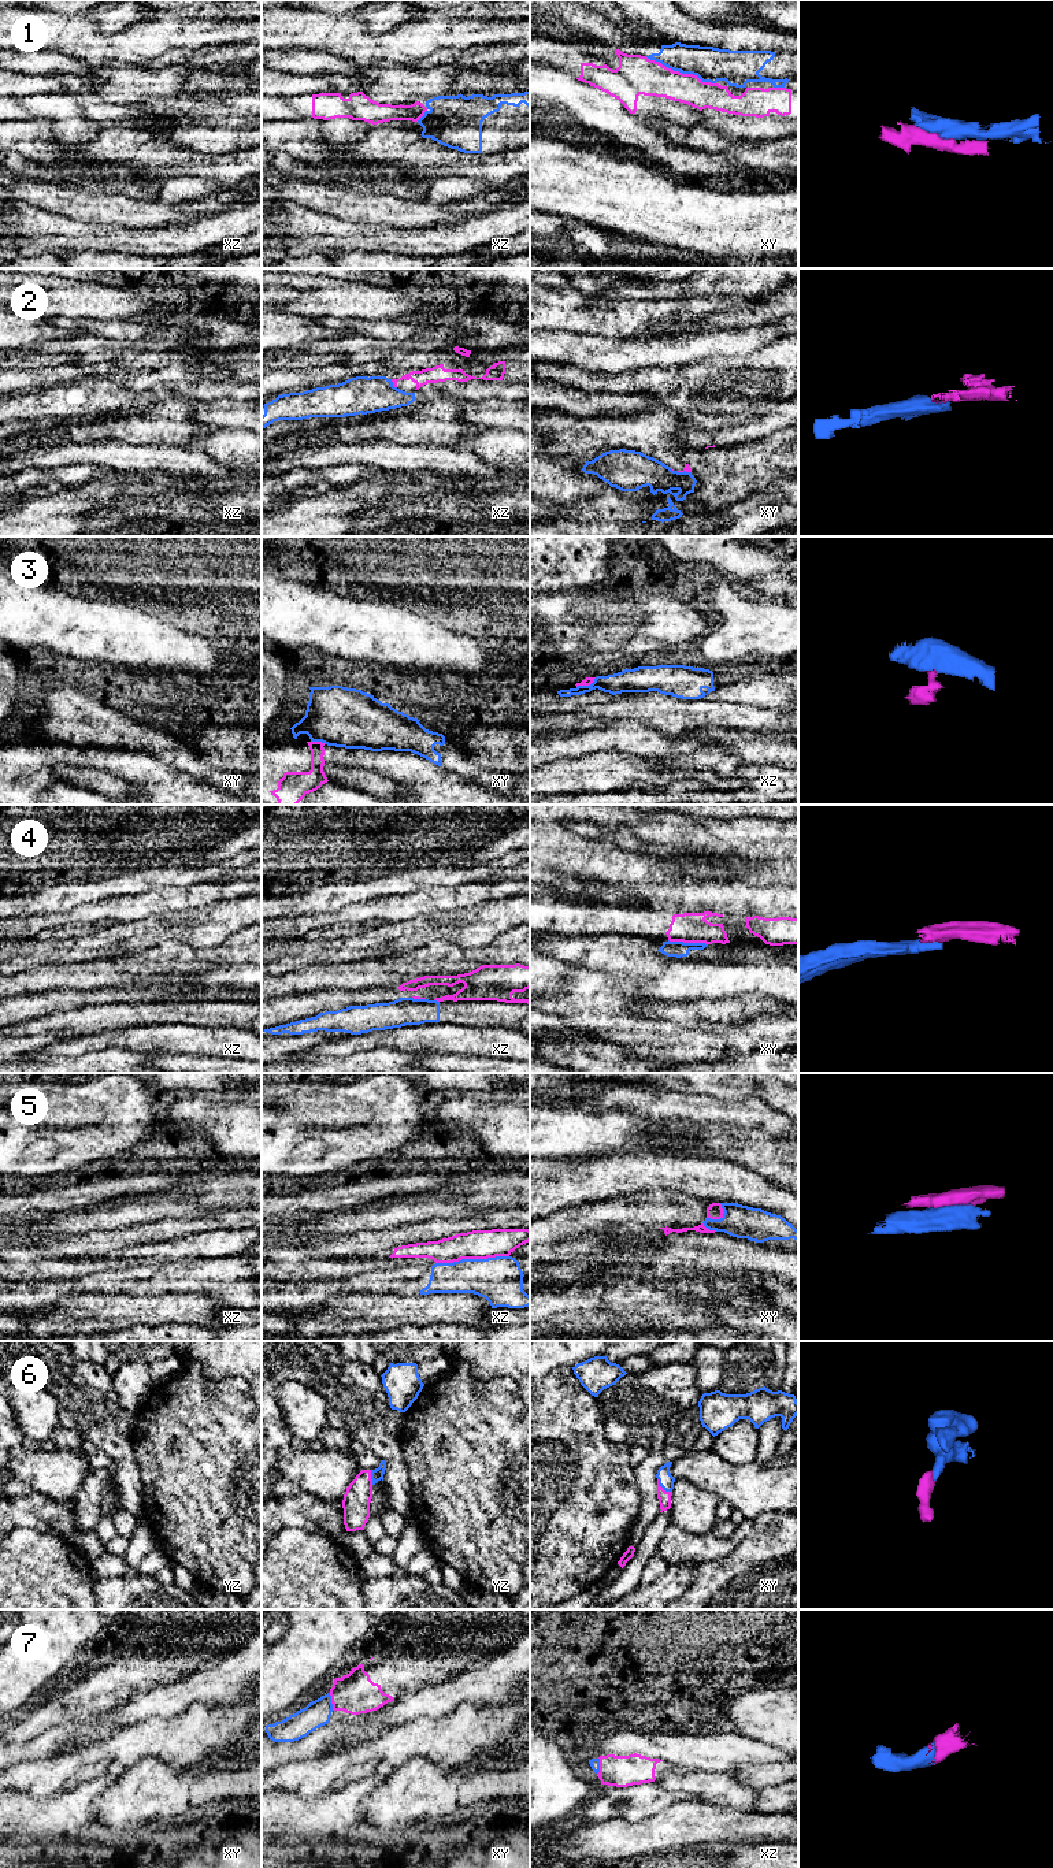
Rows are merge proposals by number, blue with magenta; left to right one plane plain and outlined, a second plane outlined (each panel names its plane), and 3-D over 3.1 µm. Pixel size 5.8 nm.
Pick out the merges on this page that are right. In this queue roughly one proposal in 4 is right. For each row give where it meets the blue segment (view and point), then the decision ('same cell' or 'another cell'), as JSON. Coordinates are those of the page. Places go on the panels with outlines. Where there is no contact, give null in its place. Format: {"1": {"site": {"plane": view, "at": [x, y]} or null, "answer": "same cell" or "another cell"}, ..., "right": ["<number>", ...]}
{"1": {"site": {"plane": "xy", "at": [681, 71]}, "answer": "another cell"}, "2": {"site": {"plane": "xz", "at": [392, 383]}, "answer": "another cell"}, "3": {"site": {"plane": "xy", "at": [318, 741]}, "answer": "another cell"}, "4": {"site": {"plane": "xy", "at": [688, 943]}, "answer": "another cell"}, "5": {"site": {"plane": "xz", "at": [471, 1259]}, "answer": "another cell"}, "6": {"site": {"plane": "xy", "at": [663, 1488]}, "answer": "same cell"}, "7": {"site": {"plane": "xy", "at": [330, 1701]}, "answer": "same cell"}, "right": ["6", "7"]}

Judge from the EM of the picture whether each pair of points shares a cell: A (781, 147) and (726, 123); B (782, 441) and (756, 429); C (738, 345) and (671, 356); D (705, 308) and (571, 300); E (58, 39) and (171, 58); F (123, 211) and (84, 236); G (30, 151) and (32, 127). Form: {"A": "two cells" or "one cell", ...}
{"A": "two cells", "B": "two cells", "C": "one cell", "D": "one cell", "E": "two cells", "F": "two cells", "G": "one cell"}

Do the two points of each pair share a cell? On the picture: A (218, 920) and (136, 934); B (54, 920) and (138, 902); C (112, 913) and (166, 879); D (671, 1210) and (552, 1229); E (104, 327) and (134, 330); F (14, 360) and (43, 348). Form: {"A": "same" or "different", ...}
{"A": "same", "B": "same", "C": "different", "D": "same", "E": "same", "F": "different"}

